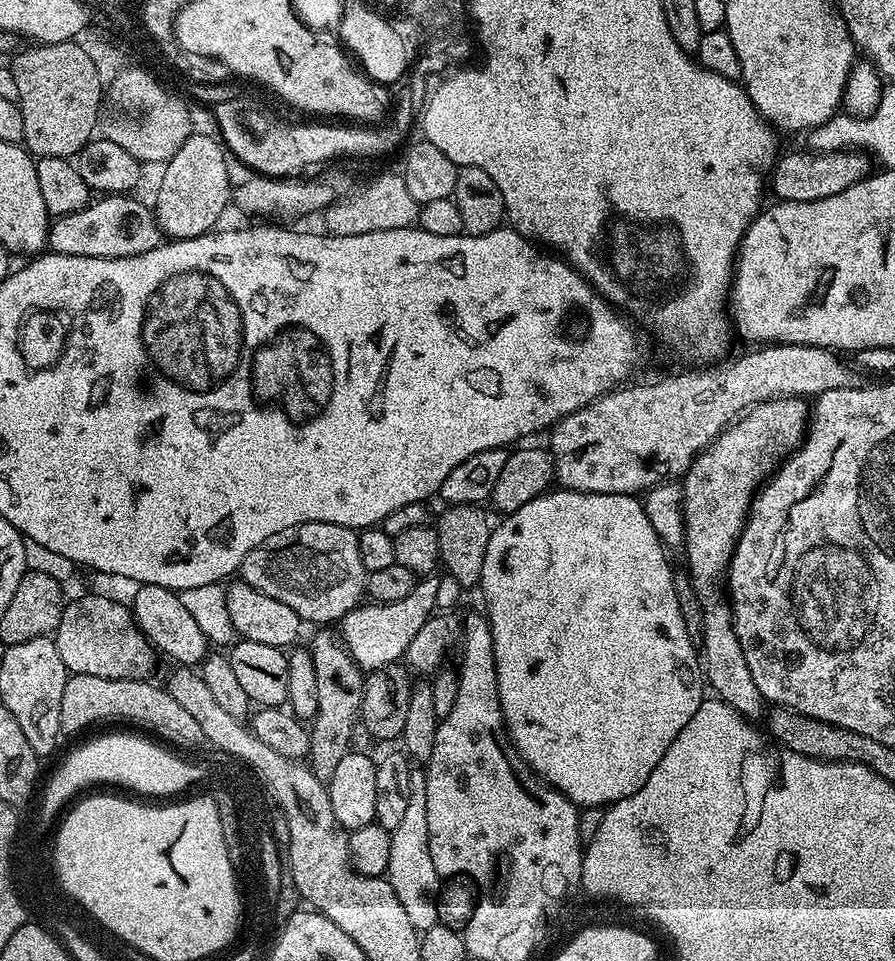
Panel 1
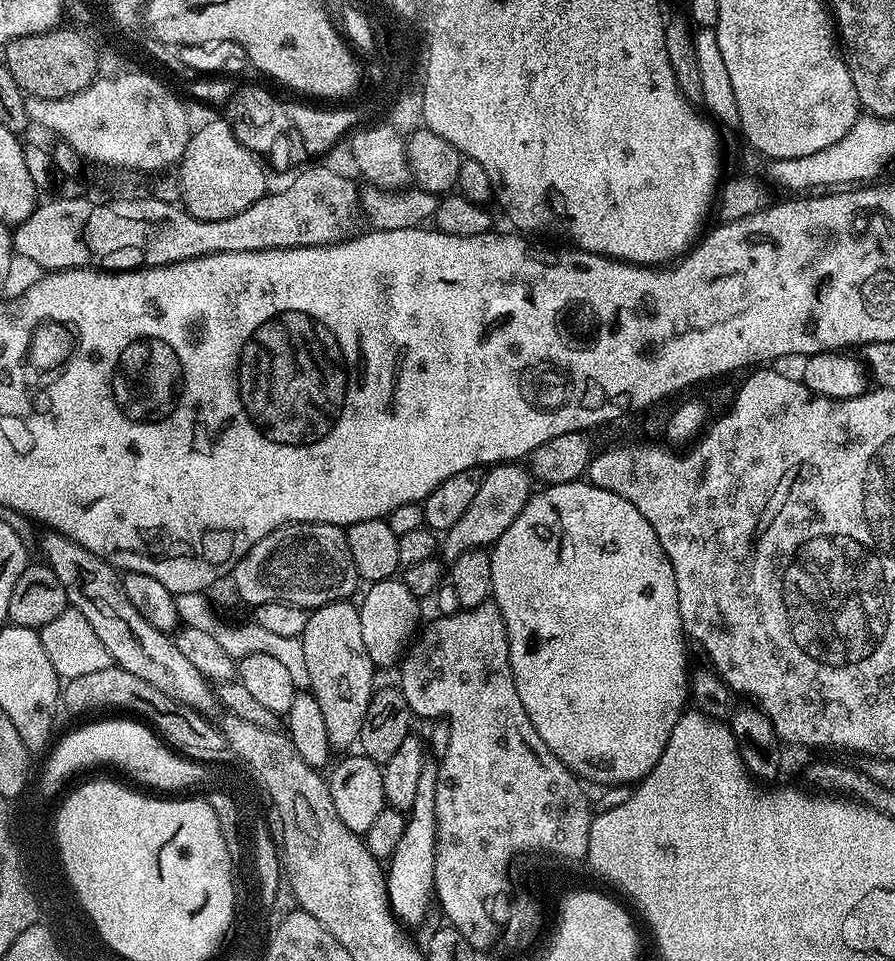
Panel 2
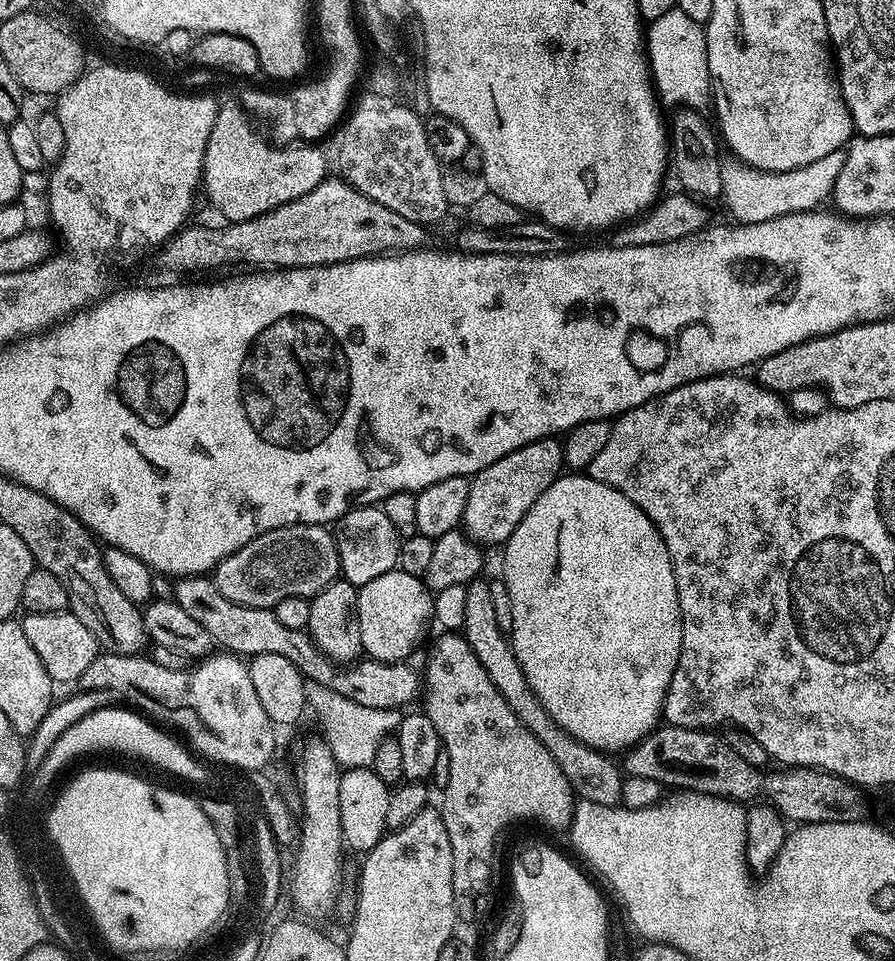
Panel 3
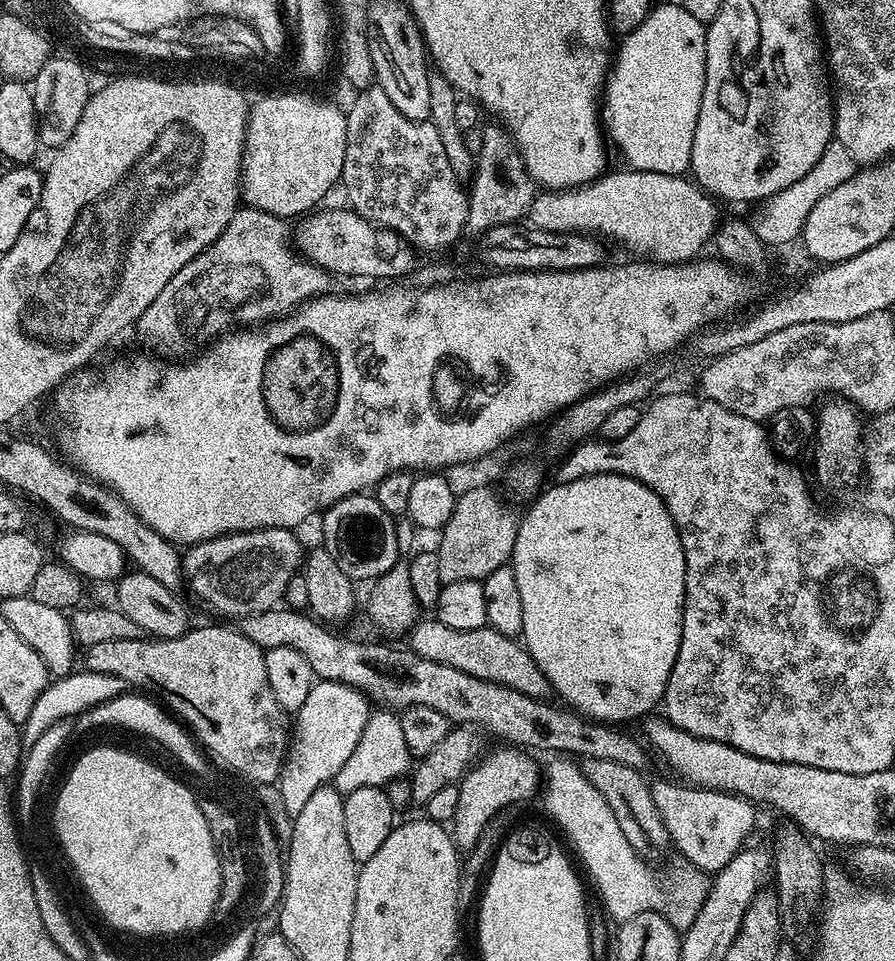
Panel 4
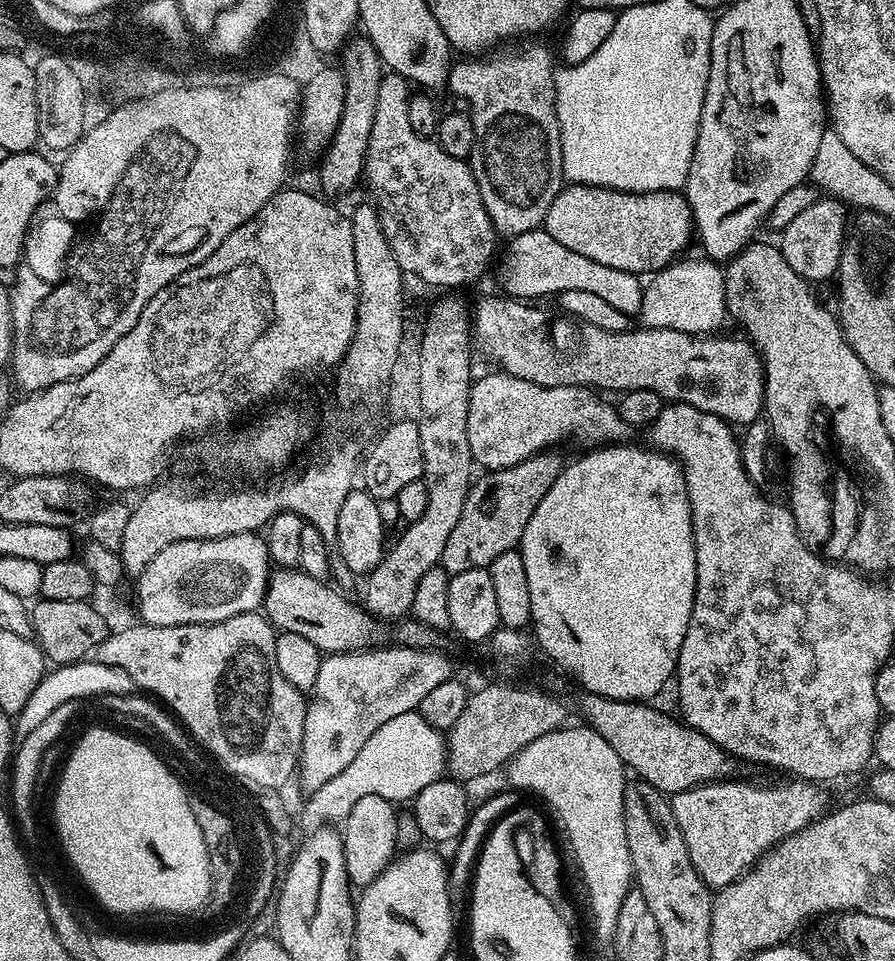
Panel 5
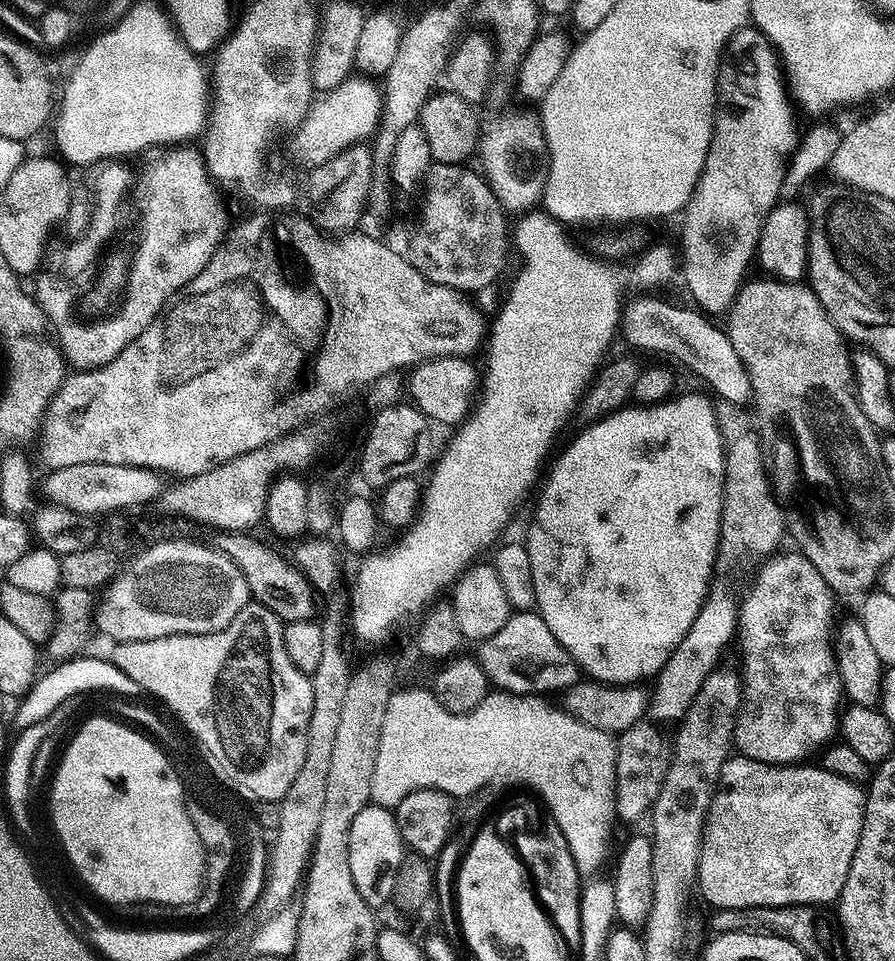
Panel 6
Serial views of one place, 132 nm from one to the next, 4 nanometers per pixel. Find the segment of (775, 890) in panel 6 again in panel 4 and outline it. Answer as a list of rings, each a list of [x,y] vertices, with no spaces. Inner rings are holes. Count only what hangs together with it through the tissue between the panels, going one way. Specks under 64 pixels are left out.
[[[672,780],[651,781],[654,806],[658,806],[658,814],[662,814],[669,841],[674,848],[676,844],[677,850],[688,859],[685,861],[691,867],[705,874],[715,874],[741,851],[745,843],[743,840],[751,834],[756,824],[757,805],[740,796],[733,796],[731,792],[697,788]]]

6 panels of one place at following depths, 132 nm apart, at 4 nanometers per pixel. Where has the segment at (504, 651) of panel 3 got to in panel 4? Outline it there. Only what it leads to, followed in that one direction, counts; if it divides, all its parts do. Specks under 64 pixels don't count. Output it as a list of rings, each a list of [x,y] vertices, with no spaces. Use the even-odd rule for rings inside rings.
[[[603,758],[584,760],[582,767],[585,778],[602,794],[602,798],[606,798],[606,806],[614,810],[614,818],[618,826],[622,826],[622,834],[626,834],[626,842],[630,842],[630,846],[638,855],[652,858],[655,852],[662,851],[666,846],[669,847],[668,831],[662,822],[662,814],[658,814],[658,806],[654,806],[654,794],[649,777],[644,777],[645,773],[641,769],[622,766],[622,762],[606,762]]]

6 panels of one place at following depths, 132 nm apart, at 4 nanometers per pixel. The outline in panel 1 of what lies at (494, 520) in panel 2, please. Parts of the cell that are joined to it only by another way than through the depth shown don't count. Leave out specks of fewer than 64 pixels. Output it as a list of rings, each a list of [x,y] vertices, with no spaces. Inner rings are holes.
[[[439,575],[425,576],[410,594],[406,594],[406,598],[402,598],[402,602],[364,602],[345,614],[344,619],[339,621],[338,632],[362,669],[371,670],[394,664],[405,655],[418,630],[422,629],[437,611],[439,581]]]

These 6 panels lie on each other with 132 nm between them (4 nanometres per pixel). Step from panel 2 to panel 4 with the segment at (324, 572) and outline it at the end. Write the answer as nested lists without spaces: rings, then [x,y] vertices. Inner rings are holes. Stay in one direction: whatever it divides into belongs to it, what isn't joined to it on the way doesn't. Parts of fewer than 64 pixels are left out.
[[[256,528],[252,532],[227,532],[200,544],[191,545],[182,556],[182,576],[192,592],[204,604],[209,604],[224,616],[243,618],[252,612],[265,612],[281,603],[290,578],[302,568],[302,550],[295,531],[287,528]]]

